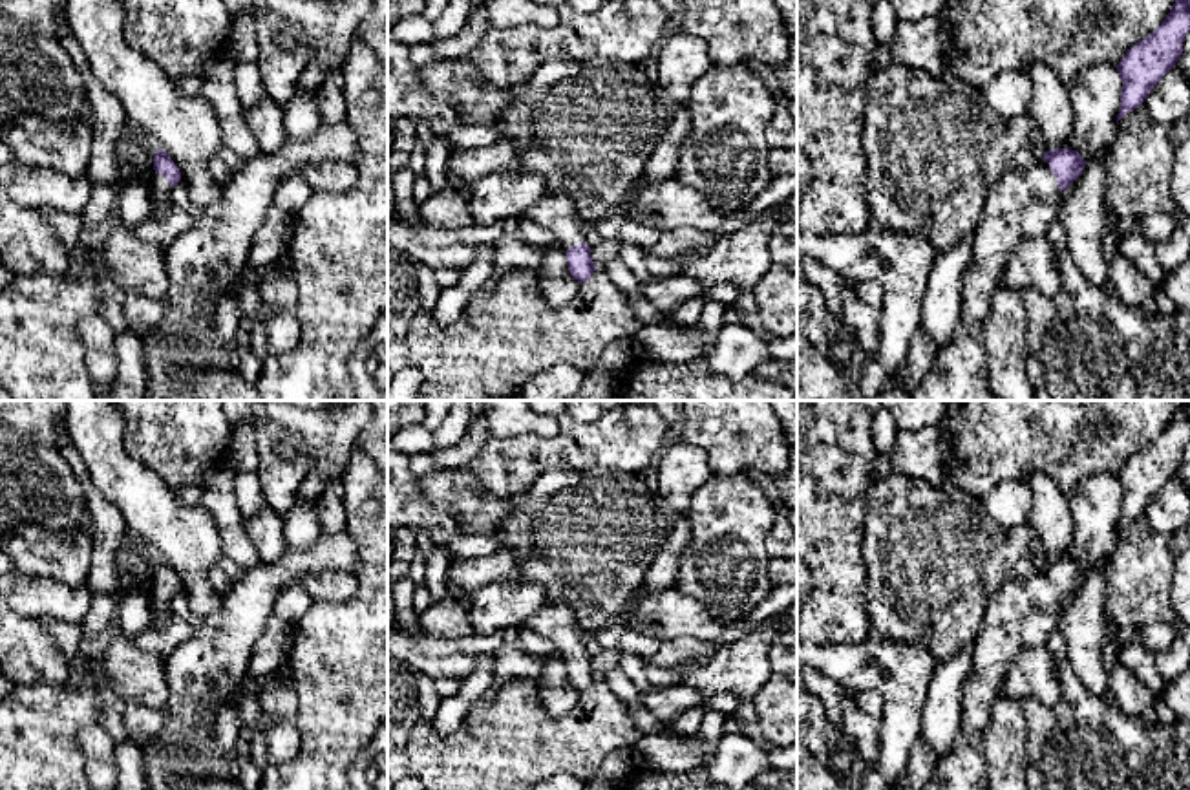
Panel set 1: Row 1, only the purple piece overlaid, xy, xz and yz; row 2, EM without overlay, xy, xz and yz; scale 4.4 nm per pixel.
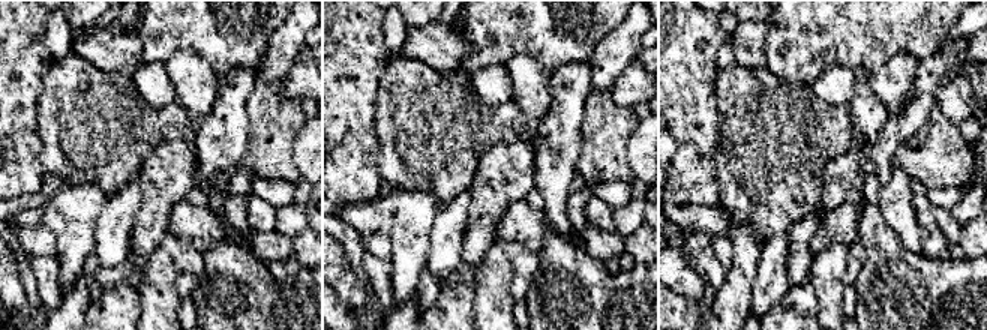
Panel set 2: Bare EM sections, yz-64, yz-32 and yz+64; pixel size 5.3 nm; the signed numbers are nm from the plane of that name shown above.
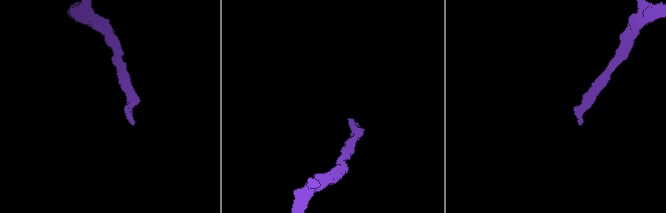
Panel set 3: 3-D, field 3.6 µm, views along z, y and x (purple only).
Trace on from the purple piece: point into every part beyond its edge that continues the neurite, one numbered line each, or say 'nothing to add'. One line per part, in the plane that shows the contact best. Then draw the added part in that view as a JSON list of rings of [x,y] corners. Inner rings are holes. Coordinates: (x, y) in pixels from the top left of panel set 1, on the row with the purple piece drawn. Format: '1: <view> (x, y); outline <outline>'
1: yz (1022, 203); outline [[[1046,159],[1005,172],[991,185],[983,219],[963,276],[962,327],[983,326],[1004,287],[1009,256],[1025,238],[1046,236],[1058,218],[1058,183]]]

